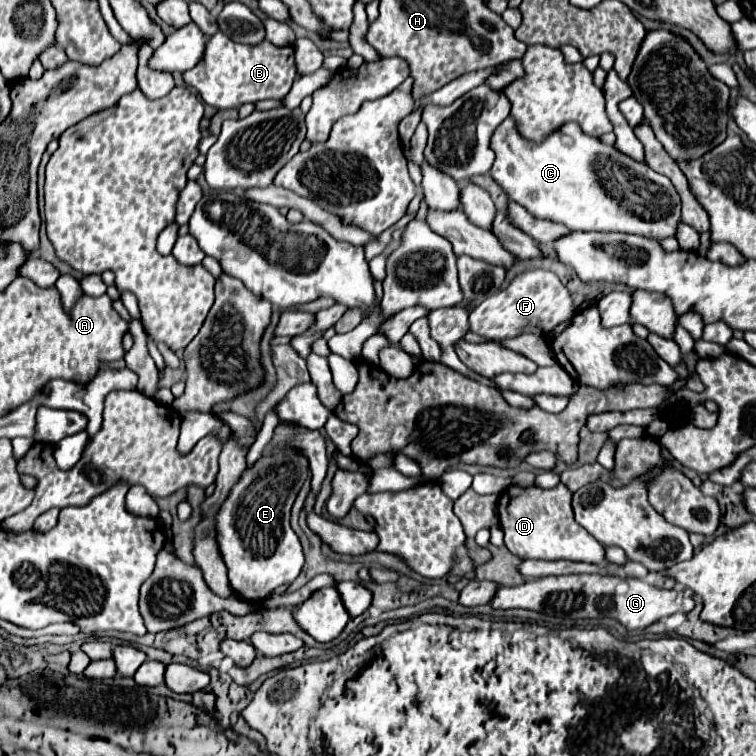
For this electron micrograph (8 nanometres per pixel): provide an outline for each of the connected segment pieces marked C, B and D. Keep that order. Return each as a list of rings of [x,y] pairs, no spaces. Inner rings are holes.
[[[506,118],[492,136],[492,150],[496,152],[492,178],[510,200],[522,204],[536,218],[546,218],[580,232],[628,232],[660,242],[676,236],[680,196],[670,178],[654,172],[648,164],[620,154],[598,138],[582,134],[576,124],[566,124],[542,144],[534,144],[516,132],[512,118]]]
[[[218,32],[212,38],[208,38],[204,46],[204,58],[192,70],[186,70],[182,76],[188,86],[198,90],[200,98],[206,104],[214,106],[216,110],[224,110],[266,98],[280,100],[288,94],[298,74],[294,66],[292,46],[278,48],[270,42],[262,42],[260,46],[244,46],[232,42],[226,34]]]
[[[560,482],[552,490],[538,486],[508,486],[498,504],[498,518],[504,530],[505,546],[522,560],[572,560],[572,562],[604,562],[604,546],[596,542],[572,514],[572,492]]]

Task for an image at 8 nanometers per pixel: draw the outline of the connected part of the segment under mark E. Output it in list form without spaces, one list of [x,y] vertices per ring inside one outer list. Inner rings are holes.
[[[268,448],[264,450],[262,458],[242,474],[240,482],[232,488],[230,496],[222,504],[222,510],[216,516],[218,544],[222,558],[228,566],[230,584],[234,592],[238,592],[244,600],[260,602],[268,592],[272,592],[282,584],[292,584],[300,574],[300,568],[304,564],[304,554],[298,536],[290,528],[290,508],[306,476],[308,476],[308,460],[304,456],[300,456],[294,450]]]

